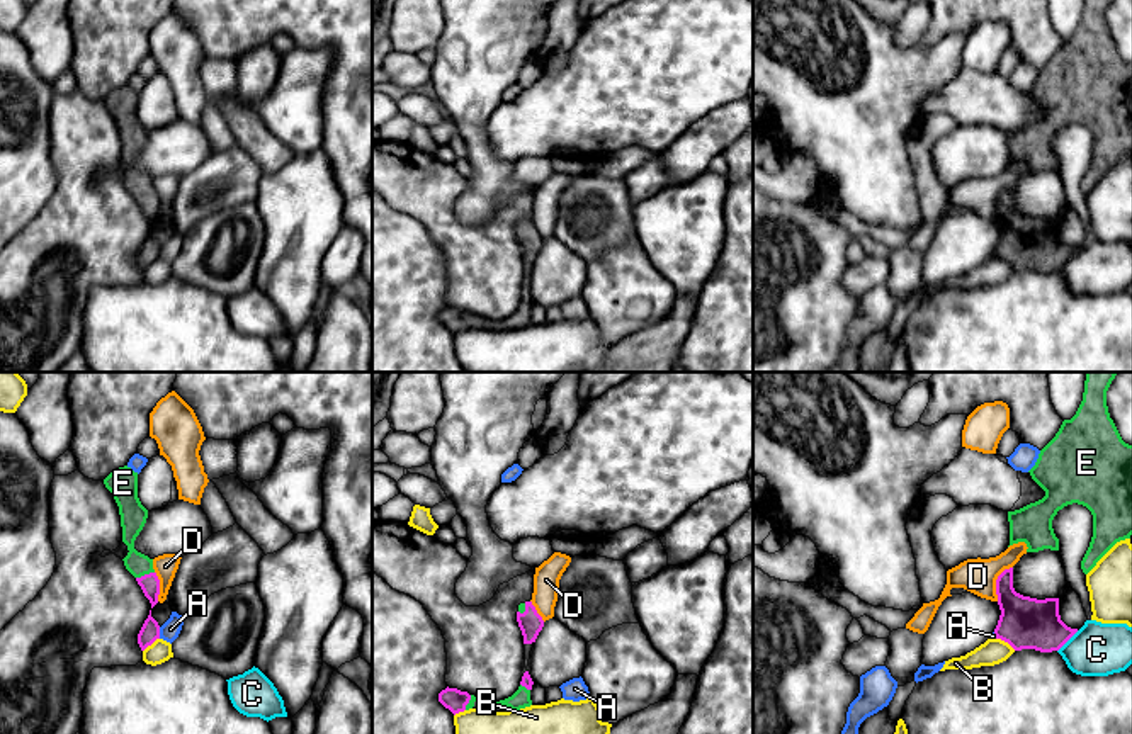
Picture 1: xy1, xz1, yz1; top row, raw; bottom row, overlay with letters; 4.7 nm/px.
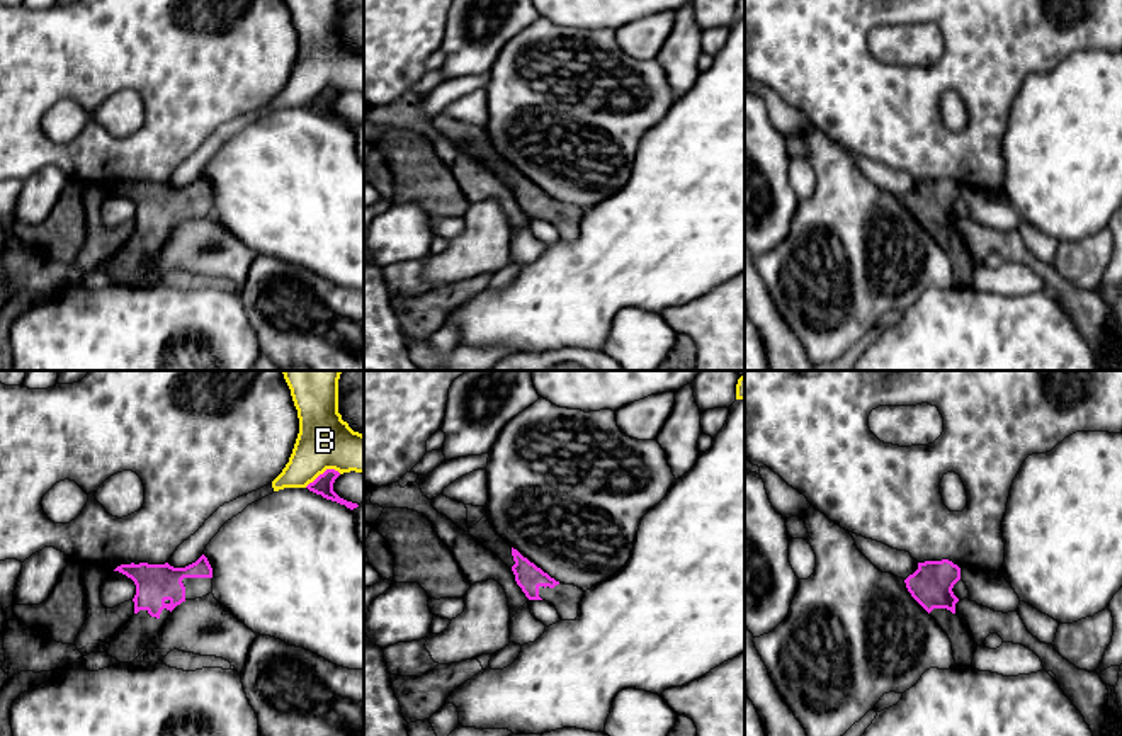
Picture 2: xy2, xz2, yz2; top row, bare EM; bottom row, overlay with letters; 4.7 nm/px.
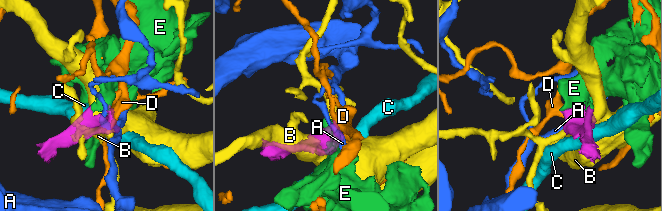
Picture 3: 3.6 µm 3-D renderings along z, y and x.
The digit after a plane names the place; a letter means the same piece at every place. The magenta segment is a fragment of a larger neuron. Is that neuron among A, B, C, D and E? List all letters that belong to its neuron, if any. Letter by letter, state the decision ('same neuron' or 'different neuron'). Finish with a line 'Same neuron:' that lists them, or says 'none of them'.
A: different neuron
B: different neuron
C: different neuron
D: different neuron
E: same neuron
Same neuron: E

